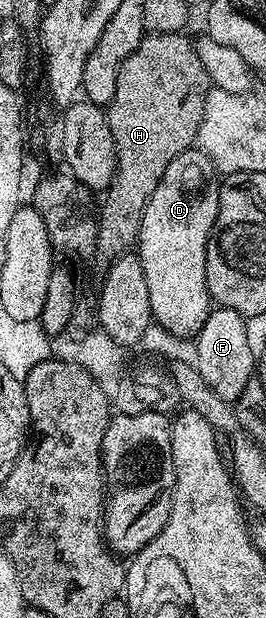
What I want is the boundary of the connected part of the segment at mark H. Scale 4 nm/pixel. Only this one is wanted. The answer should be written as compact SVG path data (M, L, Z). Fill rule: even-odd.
M151 33L124 59L116 75L116 91L104 116L112 131L116 172L96 209L98 234L93 260L109 267L121 253L135 248L144 207L168 163L195 144L208 78L196 55L194 41L181 33Z

